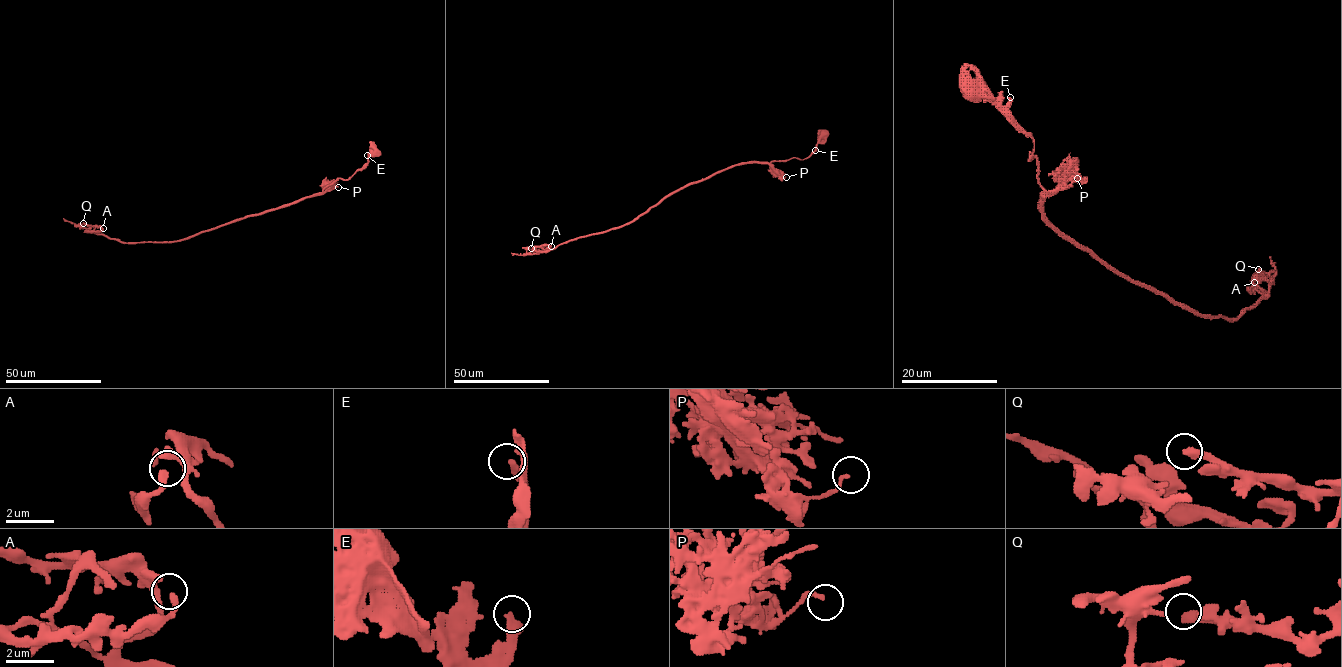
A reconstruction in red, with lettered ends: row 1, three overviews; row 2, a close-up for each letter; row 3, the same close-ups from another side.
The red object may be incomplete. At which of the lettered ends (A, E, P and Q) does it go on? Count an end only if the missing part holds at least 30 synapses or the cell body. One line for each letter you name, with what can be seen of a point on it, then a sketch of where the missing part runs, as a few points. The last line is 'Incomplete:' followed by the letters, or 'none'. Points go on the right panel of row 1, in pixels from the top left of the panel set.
Incomplete: none

